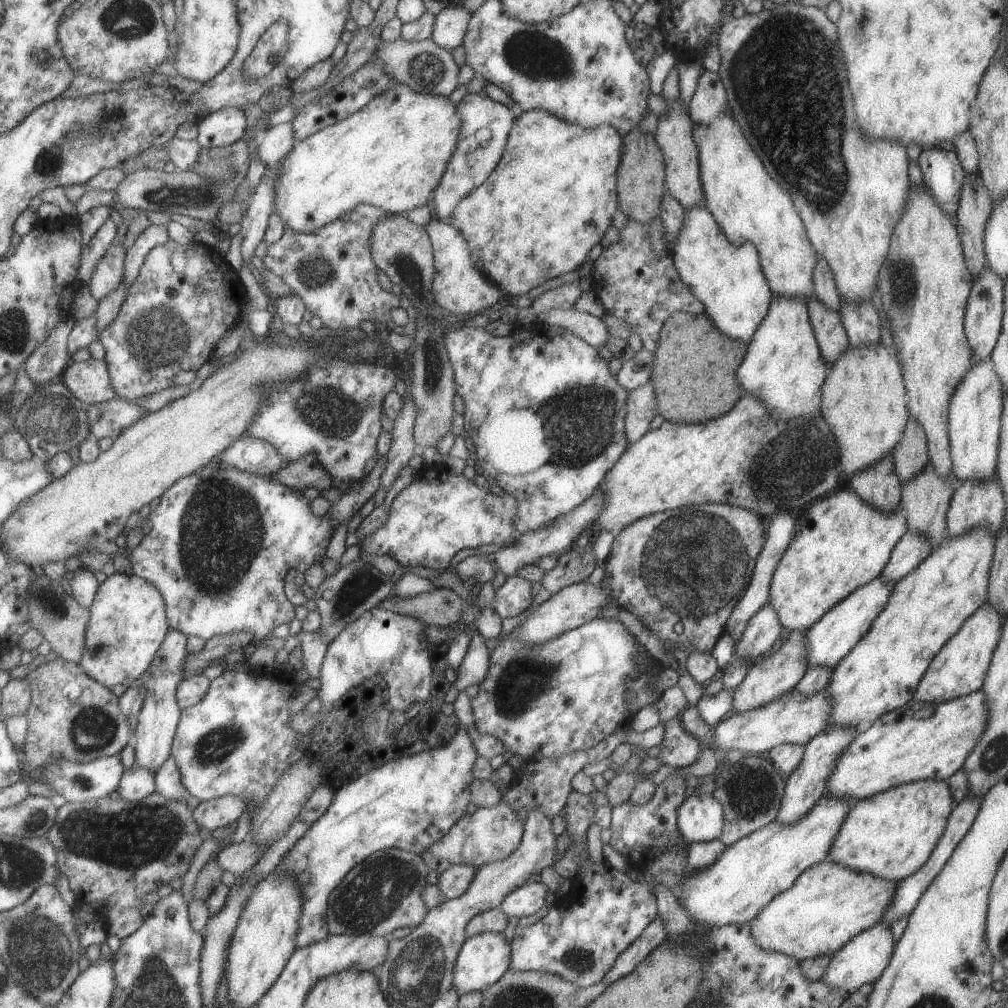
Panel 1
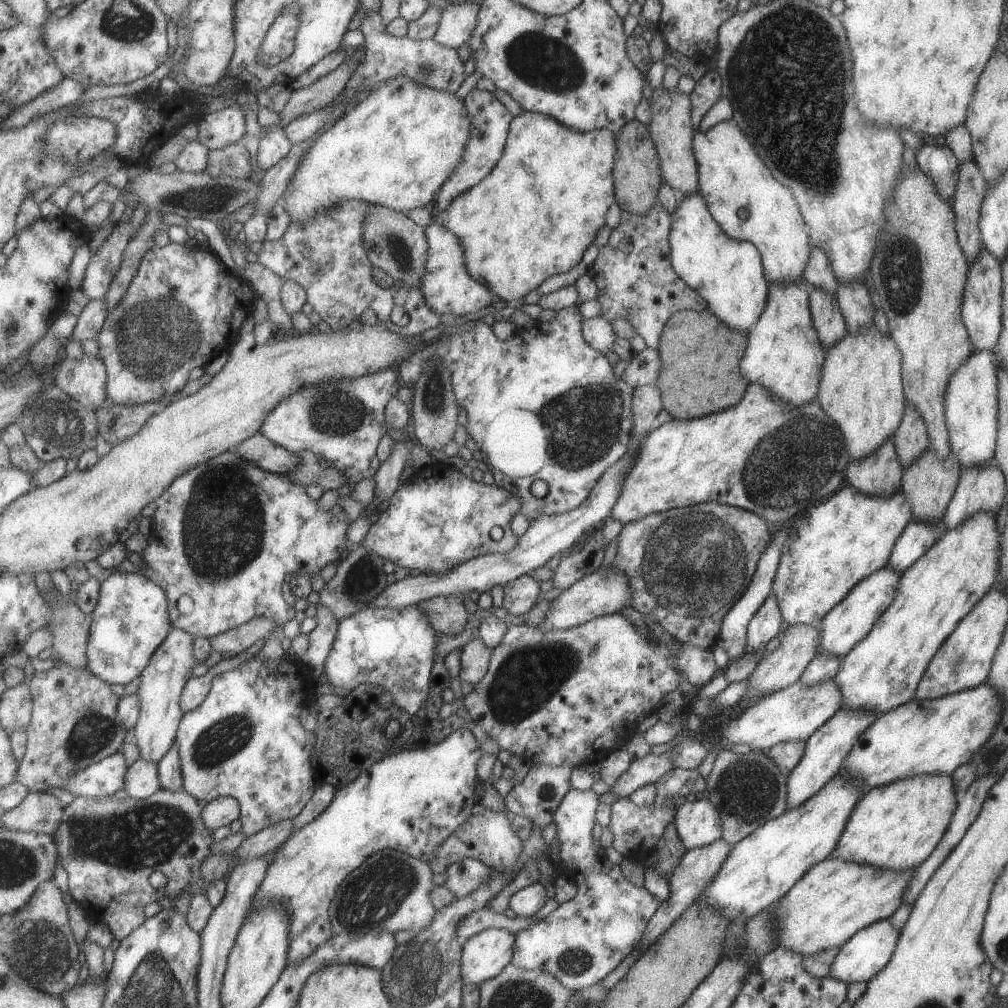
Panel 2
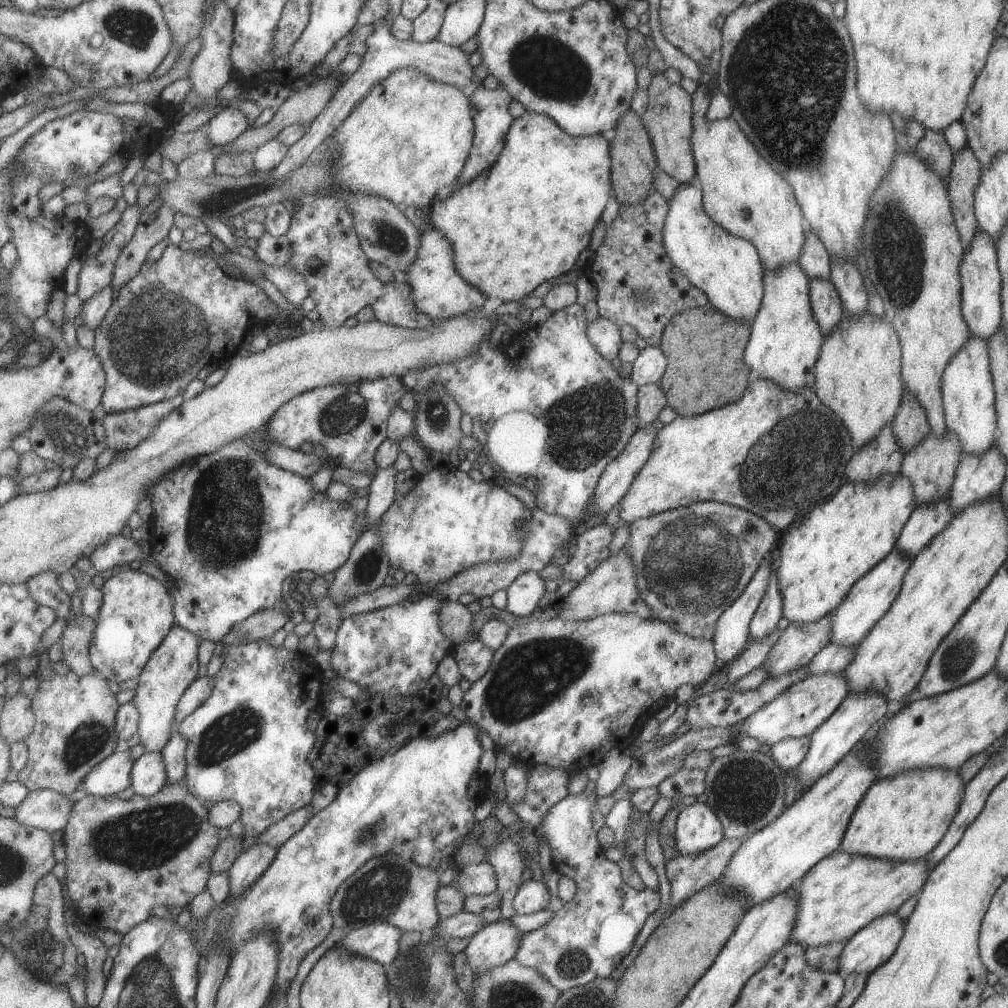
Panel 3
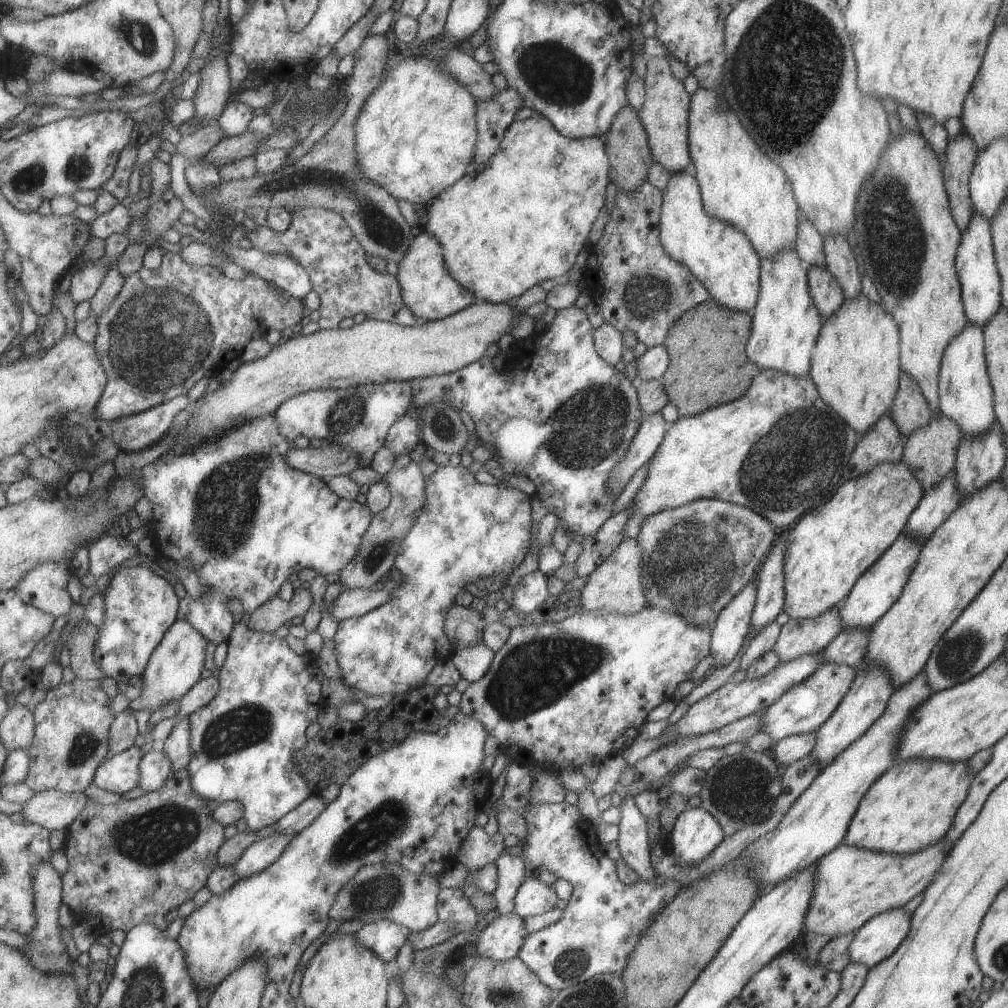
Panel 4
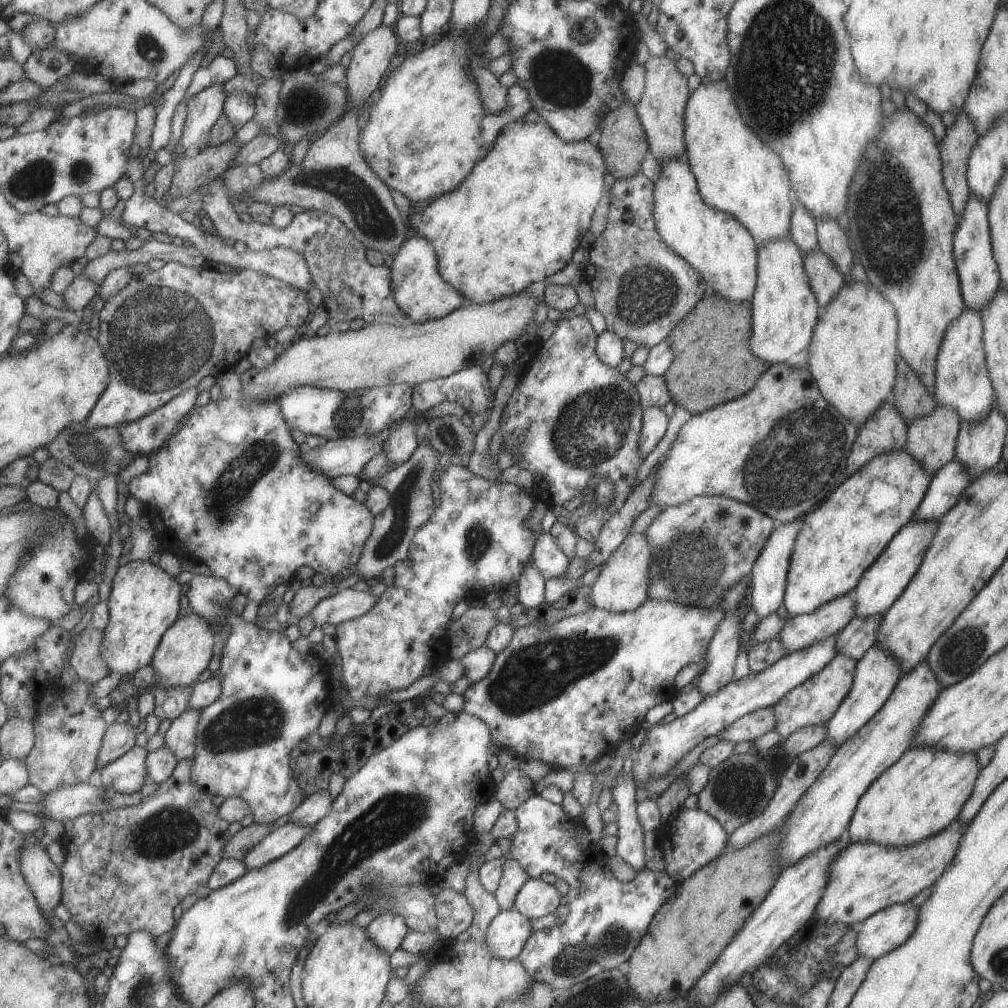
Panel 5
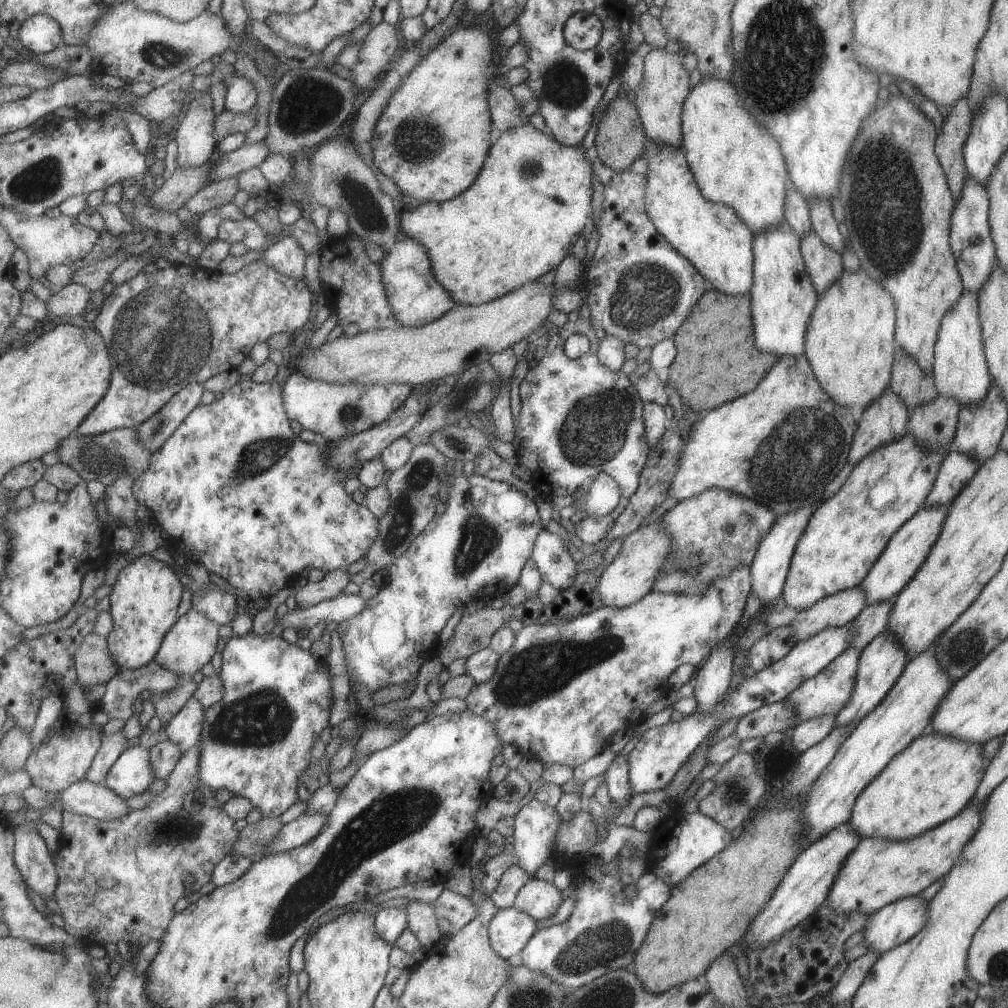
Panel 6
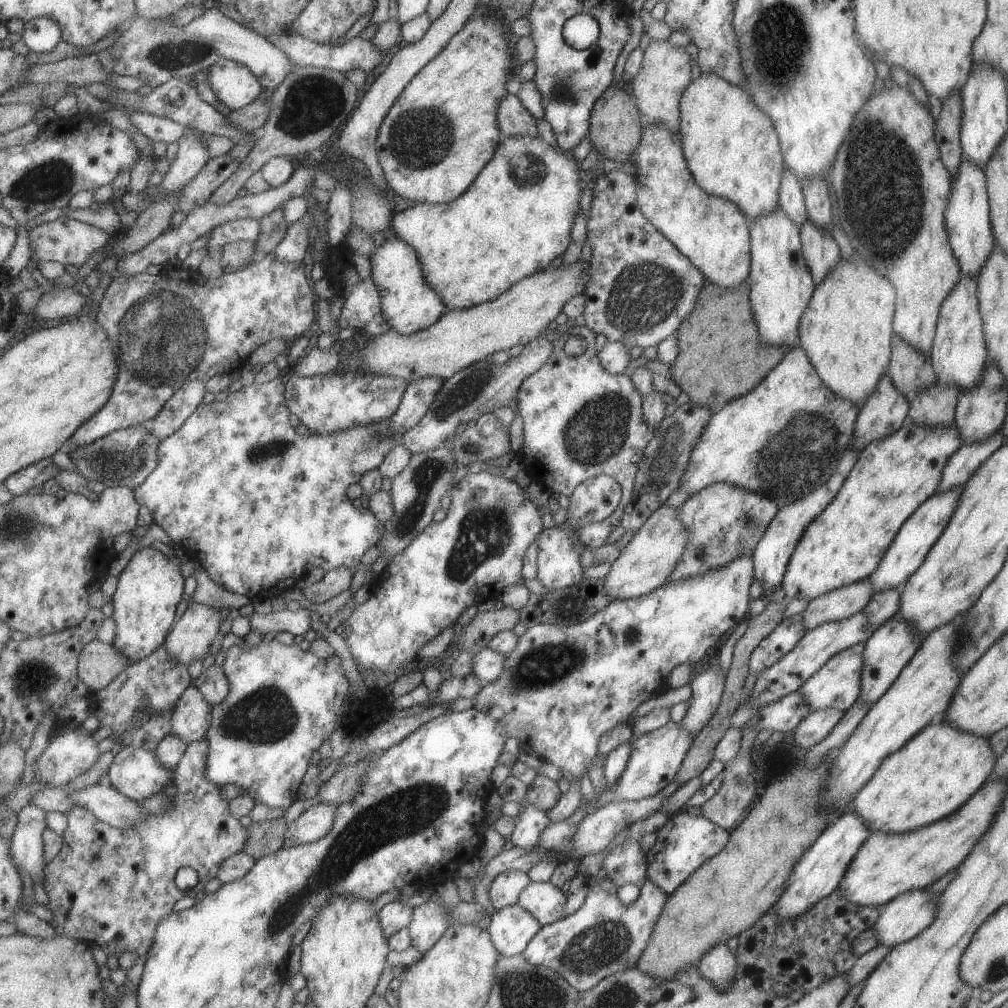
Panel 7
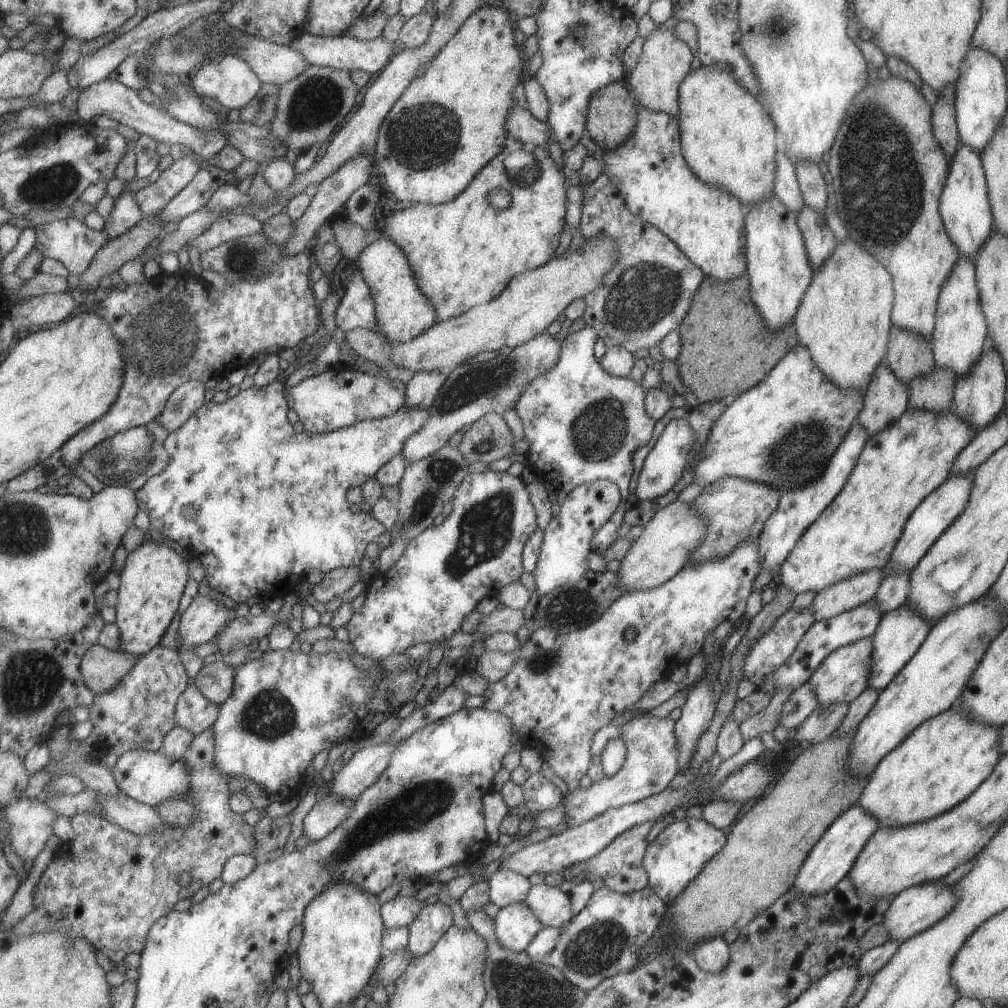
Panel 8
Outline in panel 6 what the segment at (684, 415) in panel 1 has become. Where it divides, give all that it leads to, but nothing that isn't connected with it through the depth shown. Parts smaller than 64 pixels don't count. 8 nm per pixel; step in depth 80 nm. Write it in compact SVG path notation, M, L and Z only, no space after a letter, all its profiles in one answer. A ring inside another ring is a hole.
M707 287L671 339L676 346L676 355L668 366L667 380L671 386L676 388L681 400L684 400L684 408L690 408L700 414L751 392L766 375L766 372L777 362L774 354L762 353L754 346L749 292L740 295L726 295Z

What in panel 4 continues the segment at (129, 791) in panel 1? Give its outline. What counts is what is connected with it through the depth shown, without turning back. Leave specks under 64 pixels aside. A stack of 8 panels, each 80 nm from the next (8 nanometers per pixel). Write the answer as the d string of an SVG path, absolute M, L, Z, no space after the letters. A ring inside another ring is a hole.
M148 750L141 761L140 771L140 786L147 793L163 788L167 779L175 773L172 760L164 750Z

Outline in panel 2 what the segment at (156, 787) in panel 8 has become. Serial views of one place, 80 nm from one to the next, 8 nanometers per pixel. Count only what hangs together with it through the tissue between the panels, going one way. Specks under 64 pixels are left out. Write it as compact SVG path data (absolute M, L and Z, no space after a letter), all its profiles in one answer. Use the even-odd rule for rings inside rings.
M120 750L70 777L67 791L77 797L113 796L126 788L129 767L123 750Z

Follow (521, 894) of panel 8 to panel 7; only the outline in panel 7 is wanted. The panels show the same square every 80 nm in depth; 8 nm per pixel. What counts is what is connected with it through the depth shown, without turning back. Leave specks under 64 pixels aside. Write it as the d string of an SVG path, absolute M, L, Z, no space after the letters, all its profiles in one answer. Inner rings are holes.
M519 871L498 874L487 887L488 897L494 910L514 905L521 890L529 883L527 875Z

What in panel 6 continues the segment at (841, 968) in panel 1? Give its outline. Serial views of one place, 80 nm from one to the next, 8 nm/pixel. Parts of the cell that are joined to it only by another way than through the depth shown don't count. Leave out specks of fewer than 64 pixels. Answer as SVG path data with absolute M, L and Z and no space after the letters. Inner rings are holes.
M911 895L876 910L863 930L868 951L881 954L917 934L925 926L927 905L919 895Z

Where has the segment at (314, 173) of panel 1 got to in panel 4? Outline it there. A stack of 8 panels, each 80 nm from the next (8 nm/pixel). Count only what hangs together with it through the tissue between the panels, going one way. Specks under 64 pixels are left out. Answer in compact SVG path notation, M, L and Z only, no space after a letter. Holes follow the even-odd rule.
M426 50L403 58L399 64L390 68L384 80L381 80L379 86L366 98L361 112L357 115L354 122L354 161L358 171L364 176L364 179L378 184L379 187L385 188L395 200L403 199L409 201L422 209L430 198L436 197L442 190L457 182L461 176L466 174L466 168L469 163L473 162L473 147L477 138L476 127L476 98L460 83L457 82L449 73L438 69L435 61L426 59L424 55Z

